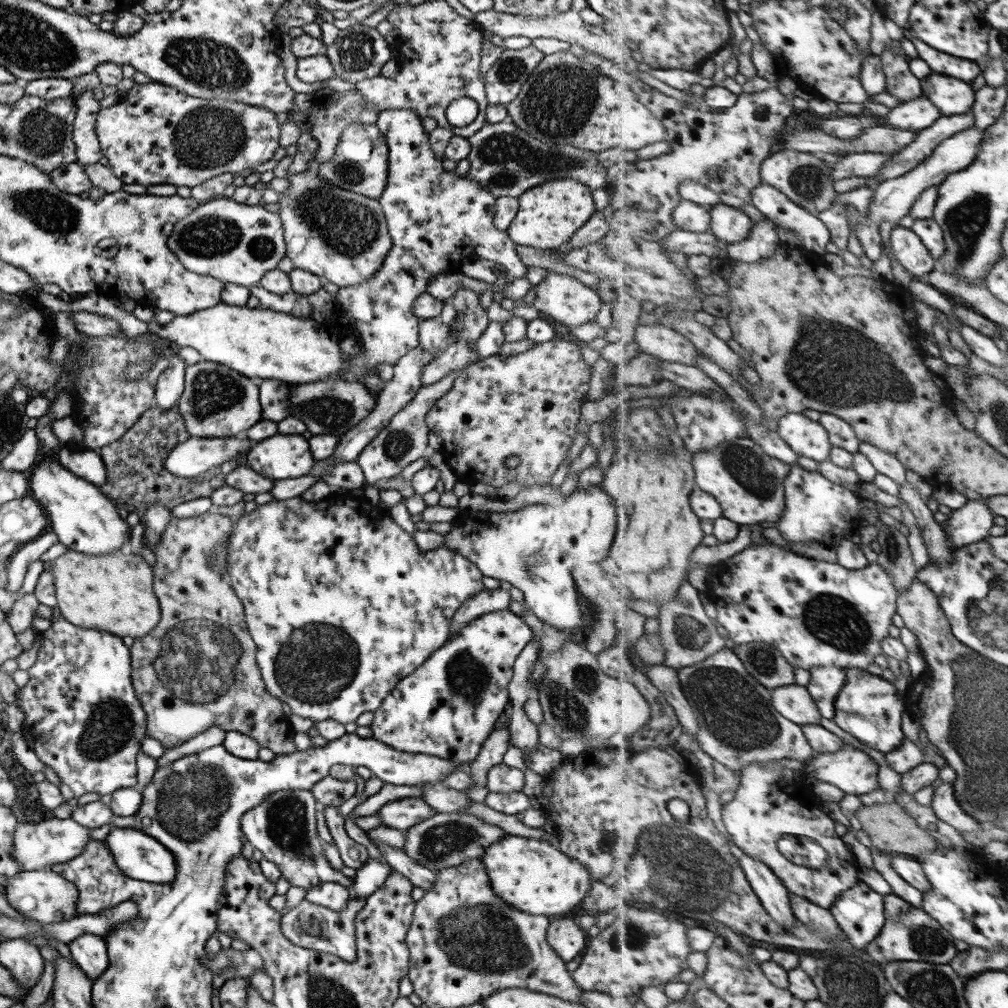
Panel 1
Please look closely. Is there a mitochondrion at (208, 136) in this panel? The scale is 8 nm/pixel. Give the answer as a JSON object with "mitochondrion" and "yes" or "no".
{"mitochondrion":"yes"}

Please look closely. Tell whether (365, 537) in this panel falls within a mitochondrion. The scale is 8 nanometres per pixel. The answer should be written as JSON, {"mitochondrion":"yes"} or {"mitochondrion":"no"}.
{"mitochondrion":"no"}

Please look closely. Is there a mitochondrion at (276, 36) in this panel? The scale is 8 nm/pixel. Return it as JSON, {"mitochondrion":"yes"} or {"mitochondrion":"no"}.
{"mitochondrion":"no"}

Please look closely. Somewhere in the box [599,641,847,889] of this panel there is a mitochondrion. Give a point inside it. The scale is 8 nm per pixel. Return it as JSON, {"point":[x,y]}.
{"point":[734,712]}

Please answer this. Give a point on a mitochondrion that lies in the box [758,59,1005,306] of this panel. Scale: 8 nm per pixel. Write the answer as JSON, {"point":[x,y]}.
{"point":[967,219]}

